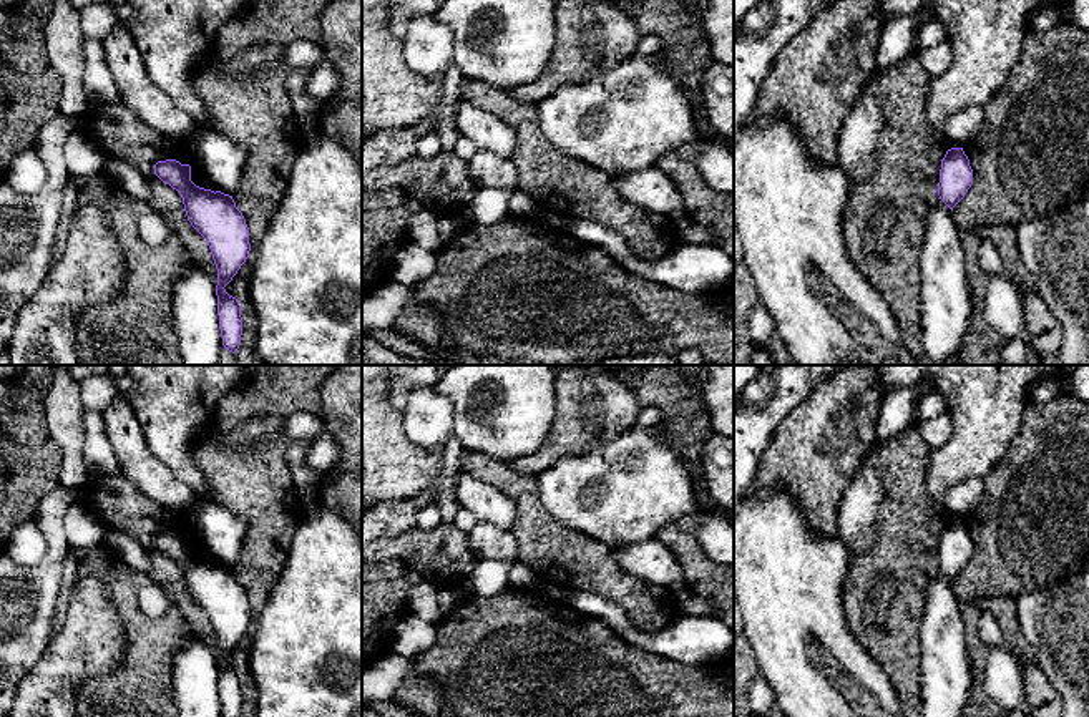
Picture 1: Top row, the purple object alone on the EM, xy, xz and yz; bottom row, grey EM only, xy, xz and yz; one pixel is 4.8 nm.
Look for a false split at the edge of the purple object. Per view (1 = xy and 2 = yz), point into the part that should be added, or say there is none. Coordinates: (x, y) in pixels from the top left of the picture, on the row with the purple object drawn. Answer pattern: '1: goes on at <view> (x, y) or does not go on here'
1: does not go on here
2: does not go on here

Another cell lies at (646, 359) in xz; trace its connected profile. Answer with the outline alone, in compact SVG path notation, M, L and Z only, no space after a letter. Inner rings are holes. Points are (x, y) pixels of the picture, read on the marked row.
M642 354L618 358L583 358L569 365L679 365L676 358L661 354Z

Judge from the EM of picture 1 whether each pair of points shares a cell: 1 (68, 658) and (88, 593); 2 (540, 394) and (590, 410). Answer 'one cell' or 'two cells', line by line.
1: one cell
2: two cells

